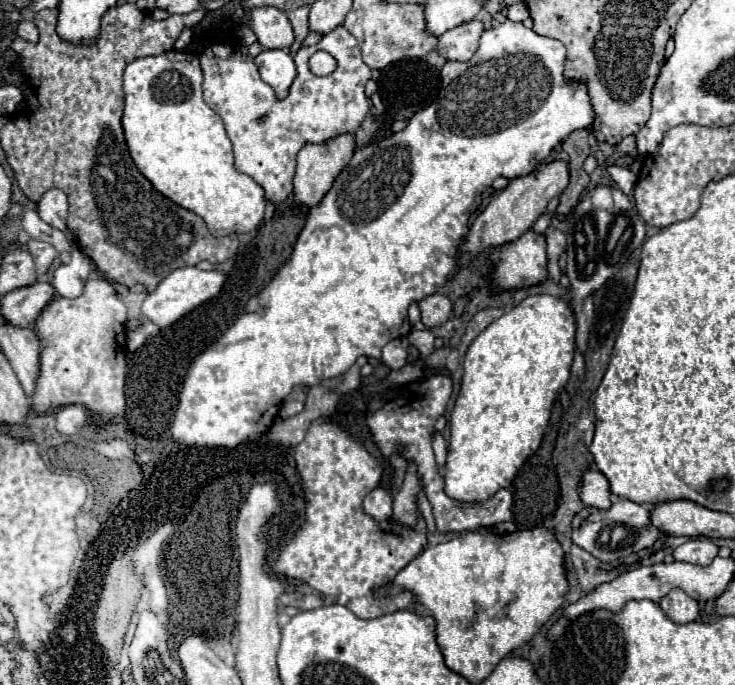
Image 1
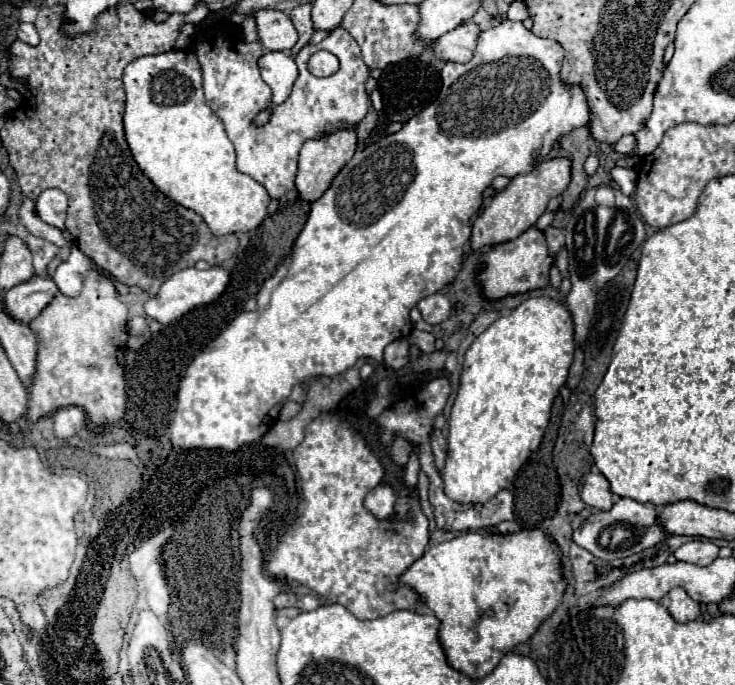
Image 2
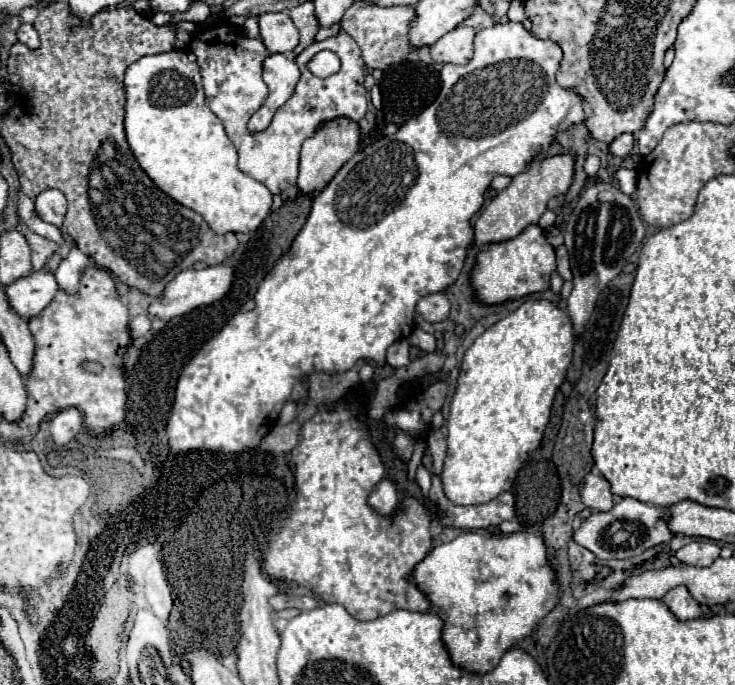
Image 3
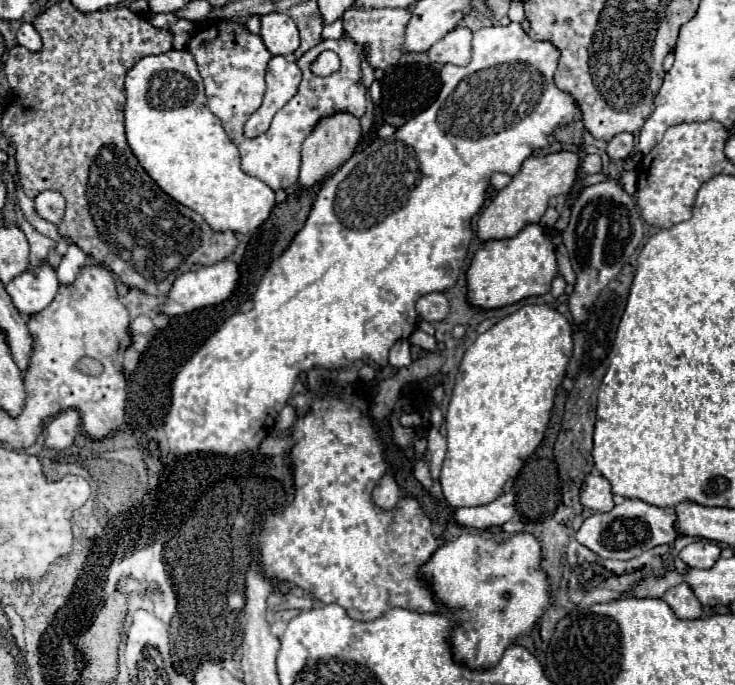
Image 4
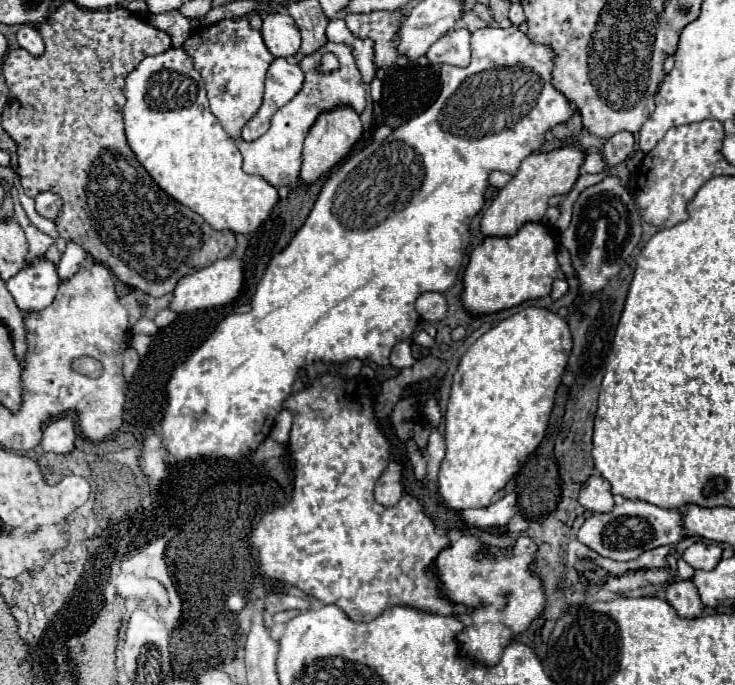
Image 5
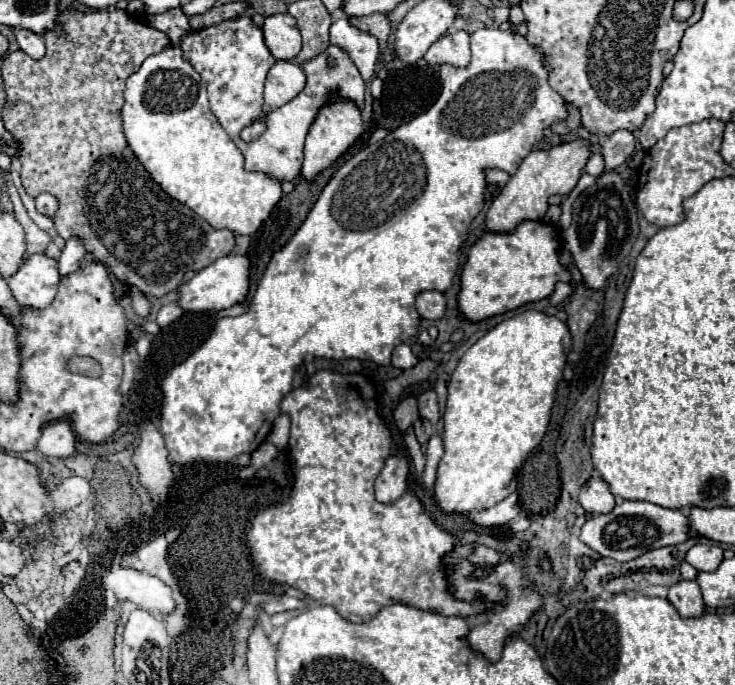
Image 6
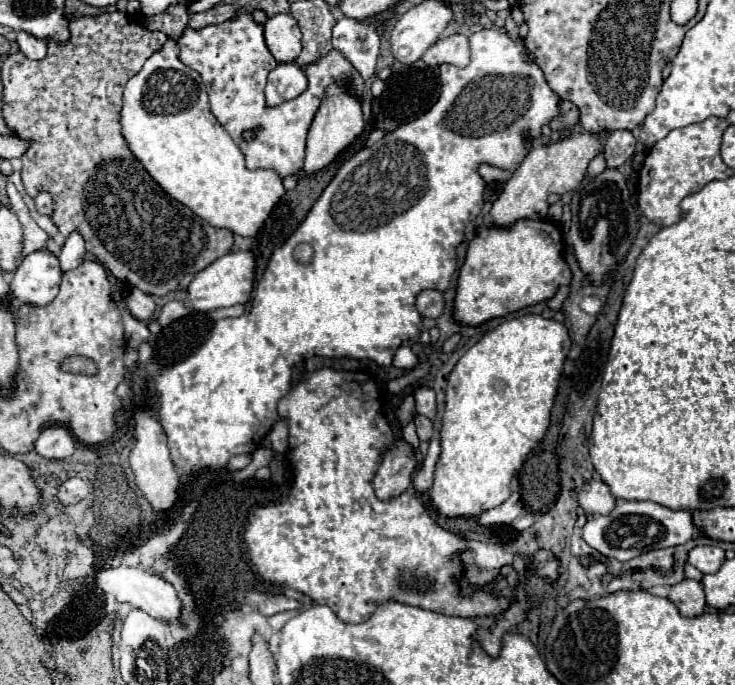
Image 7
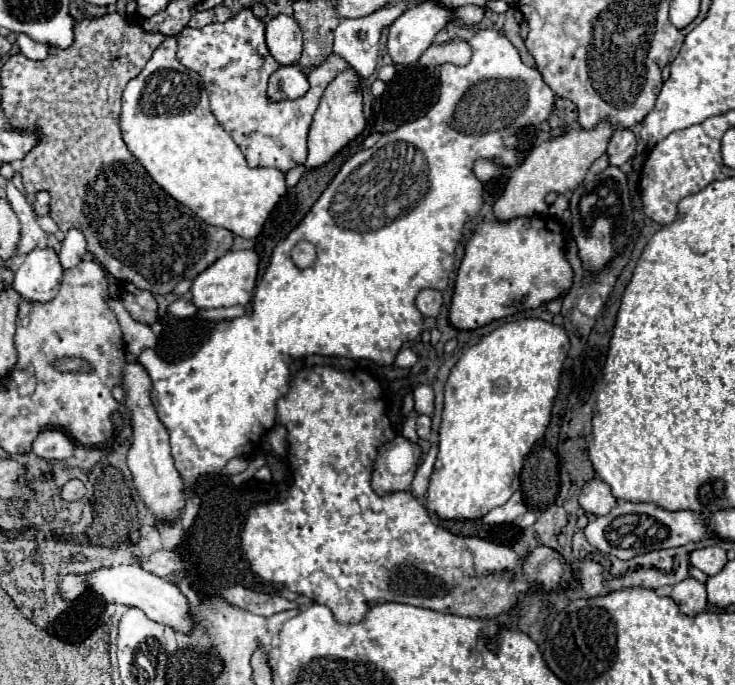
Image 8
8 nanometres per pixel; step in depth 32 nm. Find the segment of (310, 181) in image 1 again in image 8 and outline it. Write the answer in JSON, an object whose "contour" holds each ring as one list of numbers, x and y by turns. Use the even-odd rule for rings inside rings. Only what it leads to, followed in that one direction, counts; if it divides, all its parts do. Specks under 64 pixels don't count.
{"contour":[[348,68,340,72,326,88,320,106,314,114,314,122,308,132,308,158,304,162,306,170,320,168,320,164,326,164,332,160,334,154,338,154,348,142,352,142,362,130,364,130,364,114,362,114,362,92,358,86,358,74,356,70]]}

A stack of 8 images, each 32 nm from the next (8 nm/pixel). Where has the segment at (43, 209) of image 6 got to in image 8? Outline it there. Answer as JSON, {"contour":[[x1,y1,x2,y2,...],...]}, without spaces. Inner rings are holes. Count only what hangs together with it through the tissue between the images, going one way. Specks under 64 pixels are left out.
{"contour":[[38,192,34,196,34,210,40,216,44,216,44,214,50,212,50,194,48,192]]}

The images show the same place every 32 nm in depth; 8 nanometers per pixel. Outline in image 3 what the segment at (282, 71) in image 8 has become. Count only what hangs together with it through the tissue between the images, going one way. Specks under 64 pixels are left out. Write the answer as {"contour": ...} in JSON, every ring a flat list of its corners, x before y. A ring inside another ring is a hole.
{"contour":[[268,54,262,62,262,76,270,88,270,94,264,106,250,118,248,128,252,132,264,130,270,124,276,108,280,108,294,94,294,86,300,78,300,70,296,62,286,58,284,54]]}

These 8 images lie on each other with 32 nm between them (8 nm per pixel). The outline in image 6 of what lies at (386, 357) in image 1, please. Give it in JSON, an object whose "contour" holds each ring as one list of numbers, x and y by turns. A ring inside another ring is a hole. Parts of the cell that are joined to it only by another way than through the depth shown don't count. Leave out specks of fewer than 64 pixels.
{"contour":[[398,344,394,348,394,352,392,352,392,366,404,370,404,368,412,368,416,362,418,362,418,358,412,354,408,344]]}

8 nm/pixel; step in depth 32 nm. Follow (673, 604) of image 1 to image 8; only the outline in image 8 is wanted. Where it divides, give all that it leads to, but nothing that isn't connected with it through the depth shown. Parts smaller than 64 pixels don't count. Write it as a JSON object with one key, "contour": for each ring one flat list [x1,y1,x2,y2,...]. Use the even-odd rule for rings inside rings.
{"contour":[[686,578,680,584,672,588,670,598,678,604,680,612,686,616,696,616,704,612,708,600,706,600,706,586,694,578]]}

